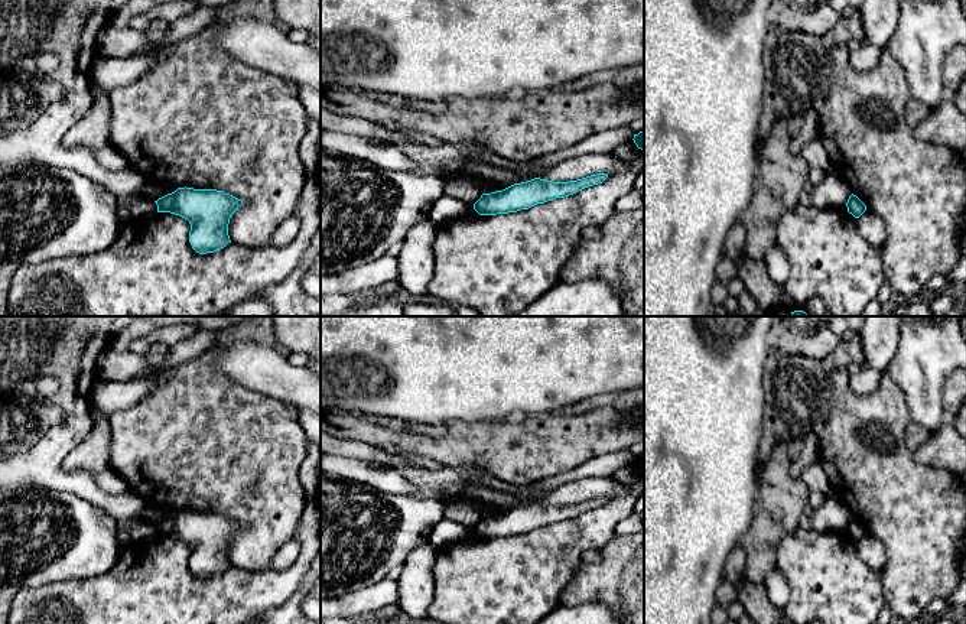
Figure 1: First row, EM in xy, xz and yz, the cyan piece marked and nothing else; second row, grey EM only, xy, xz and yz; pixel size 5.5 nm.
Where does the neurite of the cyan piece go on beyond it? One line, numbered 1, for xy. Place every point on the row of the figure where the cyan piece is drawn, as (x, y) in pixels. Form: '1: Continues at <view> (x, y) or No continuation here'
1: No continuation here

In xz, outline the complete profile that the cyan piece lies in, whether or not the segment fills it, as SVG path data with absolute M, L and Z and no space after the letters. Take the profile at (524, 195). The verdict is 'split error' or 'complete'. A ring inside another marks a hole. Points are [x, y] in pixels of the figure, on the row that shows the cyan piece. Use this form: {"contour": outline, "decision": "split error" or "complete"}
{"contour": "M596 173L569 182L553 182L534 178L527 182L514 183L502 191L482 194L474 204L474 209L479 215L517 212L528 209L537 204L573 195L588 186L602 183L606 178L606 173Z", "decision": "complete"}

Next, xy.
{"contour": "M178 188L157 201L157 212L189 221L189 243L199 254L214 253L231 243L228 224L243 201L217 189Z", "decision": "complete"}

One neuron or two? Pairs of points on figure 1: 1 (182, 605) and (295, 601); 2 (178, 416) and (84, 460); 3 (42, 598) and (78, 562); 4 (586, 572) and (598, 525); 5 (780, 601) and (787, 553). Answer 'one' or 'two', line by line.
1: two
2: two
3: two
4: two
5: two

